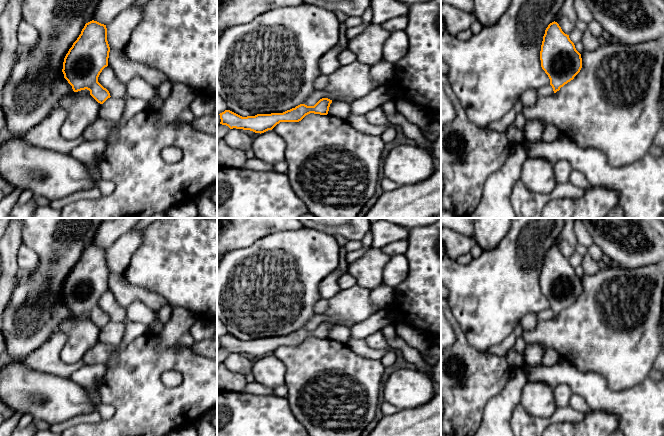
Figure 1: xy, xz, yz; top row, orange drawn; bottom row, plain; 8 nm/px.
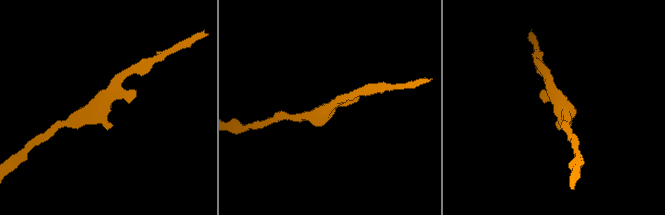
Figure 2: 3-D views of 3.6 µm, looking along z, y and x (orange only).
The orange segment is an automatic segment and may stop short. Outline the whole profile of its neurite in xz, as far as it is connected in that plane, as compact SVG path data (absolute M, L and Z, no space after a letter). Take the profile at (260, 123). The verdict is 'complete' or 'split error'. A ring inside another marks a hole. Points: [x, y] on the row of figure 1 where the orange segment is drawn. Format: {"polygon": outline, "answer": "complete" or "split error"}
{"polygon": "M322 98L314 106L300 104L283 113L257 114L247 117L242 117L230 110L225 110L219 114L220 124L226 125L230 129L250 130L261 134L272 130L280 122L299 122L310 113L327 115L331 103L332 100Z", "answer": "complete"}

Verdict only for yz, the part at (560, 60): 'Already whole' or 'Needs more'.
Already whole

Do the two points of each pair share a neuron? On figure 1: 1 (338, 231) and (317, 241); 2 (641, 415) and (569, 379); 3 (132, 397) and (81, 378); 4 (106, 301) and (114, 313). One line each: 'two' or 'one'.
1: two
2: one
3: two
4: one

